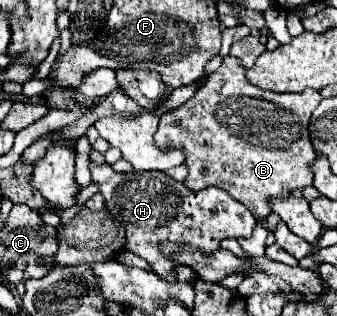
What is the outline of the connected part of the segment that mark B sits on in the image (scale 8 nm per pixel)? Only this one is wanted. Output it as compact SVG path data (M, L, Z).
M227 55L223 65L211 73L209 81L195 91L195 95L181 107L161 115L154 136L155 145L162 151L170 148L187 149L189 175L185 185L193 191L215 185L227 191L235 201L249 207L249 211L261 219L269 215L269 197L286 199L293 190L313 185L311 161L315 161L315 149L309 141L307 125L313 109L319 105L319 91L305 89L303 93L273 93L259 89L247 81L247 67L237 57Z

